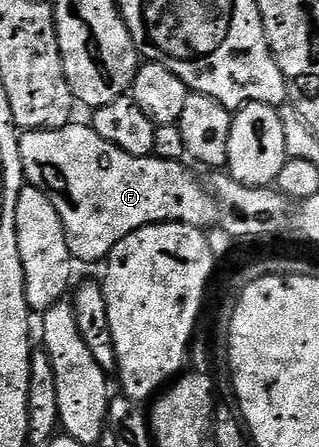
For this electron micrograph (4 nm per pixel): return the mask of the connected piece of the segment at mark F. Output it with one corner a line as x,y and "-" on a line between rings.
72,124
60,130
25,130
19,135
19,151
23,165
24,179
36,186
57,208
61,216
69,252
76,263
102,263
111,249
125,236
146,226
156,226
158,222
184,222
187,226
208,228
220,221
219,203
206,185
203,186
186,170
183,162
170,162
154,156
138,158
121,152
117,144
101,140
89,124

